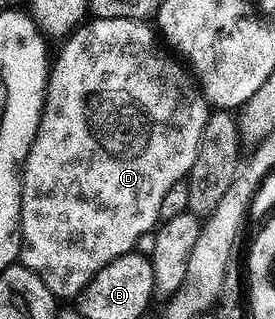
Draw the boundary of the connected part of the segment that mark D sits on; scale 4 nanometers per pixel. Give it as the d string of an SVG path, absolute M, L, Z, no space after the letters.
M91 18L71 31L59 47L62 48L59 49L54 64L52 64L52 59L48 67L50 79L46 82L46 100L42 106L40 125L28 149L28 157L22 164L20 261L25 267L38 274L40 281L48 285L48 289L55 297L62 301L70 301L82 291L88 281L92 281L96 273L100 273L100 269L104 269L104 265L108 265L108 261L135 250L139 246L137 243L146 234L147 238L159 226L160 204L164 202L168 189L172 189L174 183L185 180L192 169L192 161L196 161L196 149L200 149L200 133L204 133L208 104L206 98L202 96L202 88L198 86L193 74L184 66L183 60L167 50L159 32L149 22L140 19Z

